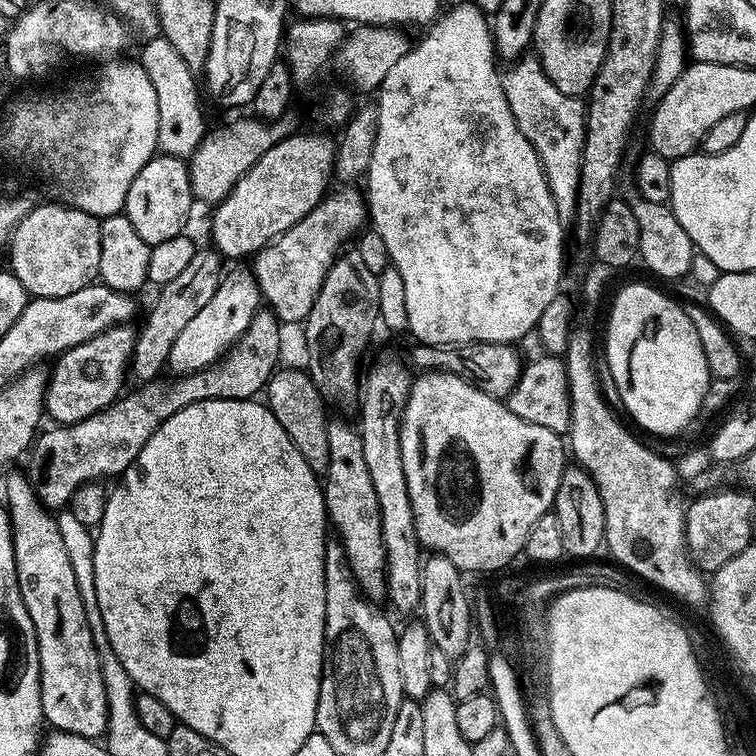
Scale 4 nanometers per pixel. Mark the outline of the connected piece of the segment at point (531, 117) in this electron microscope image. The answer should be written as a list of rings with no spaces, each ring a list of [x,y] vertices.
[[[525,54],[509,68],[512,69],[509,72],[505,71],[502,79],[506,102],[510,102],[510,114],[514,114],[514,122],[518,122],[518,130],[522,130],[522,134],[526,134],[530,146],[534,146],[534,150],[542,162],[550,186],[550,194],[554,198],[554,206],[558,206],[561,220],[564,222],[575,221],[576,195],[580,185],[580,164],[584,161],[585,101],[578,96],[562,94],[562,90],[558,90],[558,86],[554,86],[554,82],[550,82],[550,78],[544,73],[544,65],[535,55]]]

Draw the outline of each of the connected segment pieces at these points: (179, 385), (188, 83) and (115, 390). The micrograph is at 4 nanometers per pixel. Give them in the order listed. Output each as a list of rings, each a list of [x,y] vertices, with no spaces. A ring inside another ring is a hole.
[[[260,308],[253,316],[245,334],[241,336],[227,354],[215,364],[177,377],[176,381],[166,387],[164,379],[147,381],[144,388],[150,392],[157,392],[168,399],[169,409],[178,412],[188,405],[204,400],[247,400],[253,399],[267,387],[267,383],[277,368],[280,354],[273,350],[278,346],[280,322],[269,309]]]
[[[161,34],[143,45],[138,63],[146,70],[150,82],[154,84],[154,94],[158,94],[158,142],[157,149],[166,156],[191,157],[197,146],[204,141],[204,112],[200,109],[200,92],[196,89],[198,76],[167,38]]]
[[[117,325],[114,328],[108,328],[105,332],[98,333],[94,338],[90,338],[70,350],[61,352],[55,361],[55,364],[57,363],[56,369],[53,372],[51,370],[50,375],[47,377],[47,415],[49,417],[52,415],[56,419],[54,421],[57,425],[70,425],[82,422],[86,418],[90,418],[94,413],[103,412],[105,408],[115,404],[121,393],[125,391],[124,372],[126,376],[130,368],[132,349],[136,347],[137,335],[138,332],[135,327]]]

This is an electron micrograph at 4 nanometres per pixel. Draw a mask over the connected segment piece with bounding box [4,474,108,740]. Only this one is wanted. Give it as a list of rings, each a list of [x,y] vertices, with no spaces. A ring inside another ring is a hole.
[[[26,475],[10,477],[4,484],[4,496],[8,499],[8,523],[12,525],[16,585],[20,587],[20,597],[30,614],[38,642],[42,714],[57,733],[96,740],[107,730],[106,691],[99,654],[87,626],[86,611],[62,535]],[[52,683],[64,685],[55,692],[48,685]]]

